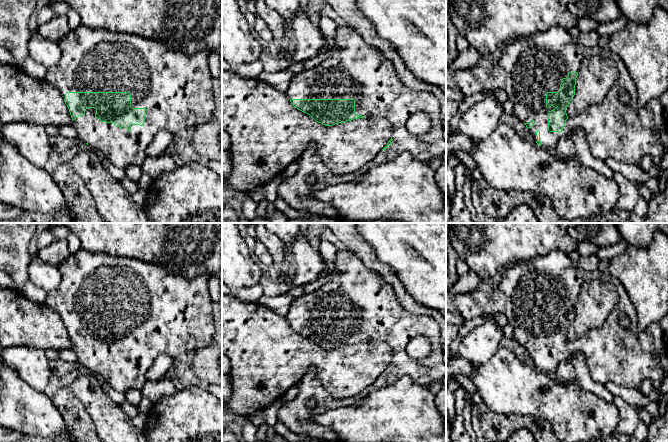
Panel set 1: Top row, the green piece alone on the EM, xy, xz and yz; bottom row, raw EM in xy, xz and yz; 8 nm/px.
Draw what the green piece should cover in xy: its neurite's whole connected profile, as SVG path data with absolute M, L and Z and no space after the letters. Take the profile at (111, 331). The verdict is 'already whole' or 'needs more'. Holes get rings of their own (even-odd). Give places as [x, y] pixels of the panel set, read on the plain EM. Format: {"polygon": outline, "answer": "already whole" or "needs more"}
{"polygon": "M83 249L71 254L58 270L61 282L48 293L45 304L62 319L77 361L119 392L142 389L147 381L147 371L160 354L175 357L184 352L195 352L208 346L213 339L215 326L208 291L210 274L199 274L189 279L172 274L155 263L90 253Z", "answer": "needs more"}

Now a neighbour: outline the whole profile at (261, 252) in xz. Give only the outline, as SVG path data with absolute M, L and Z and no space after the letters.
M260 241L255 243L255 256L267 266L273 266L273 258L268 249Z

